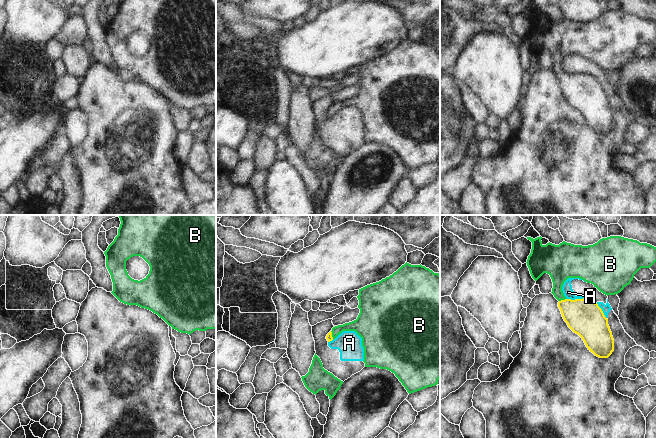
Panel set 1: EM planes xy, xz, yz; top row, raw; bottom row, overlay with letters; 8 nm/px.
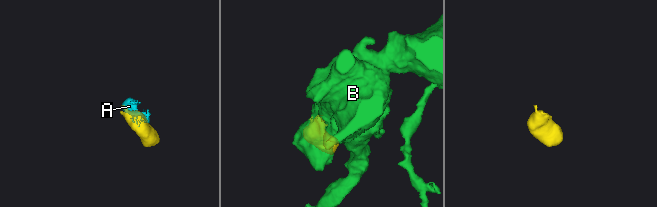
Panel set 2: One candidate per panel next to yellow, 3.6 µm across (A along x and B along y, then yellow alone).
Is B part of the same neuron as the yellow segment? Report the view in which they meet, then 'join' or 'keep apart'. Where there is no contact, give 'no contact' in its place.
contact in yz; join

